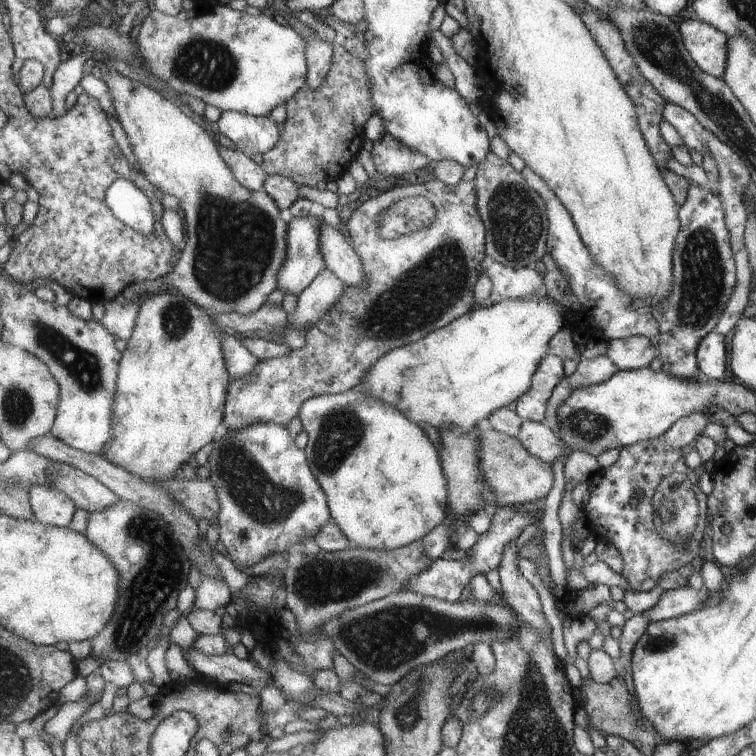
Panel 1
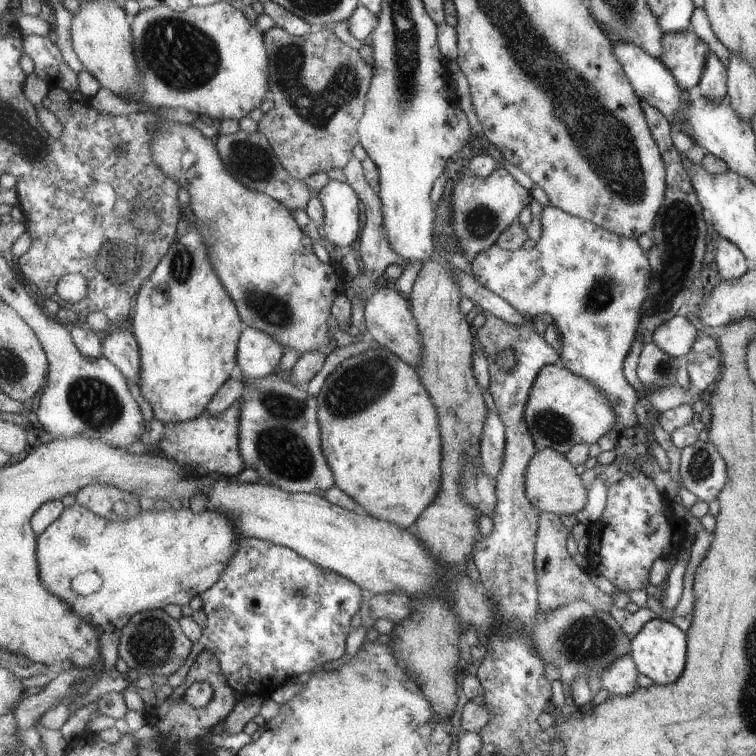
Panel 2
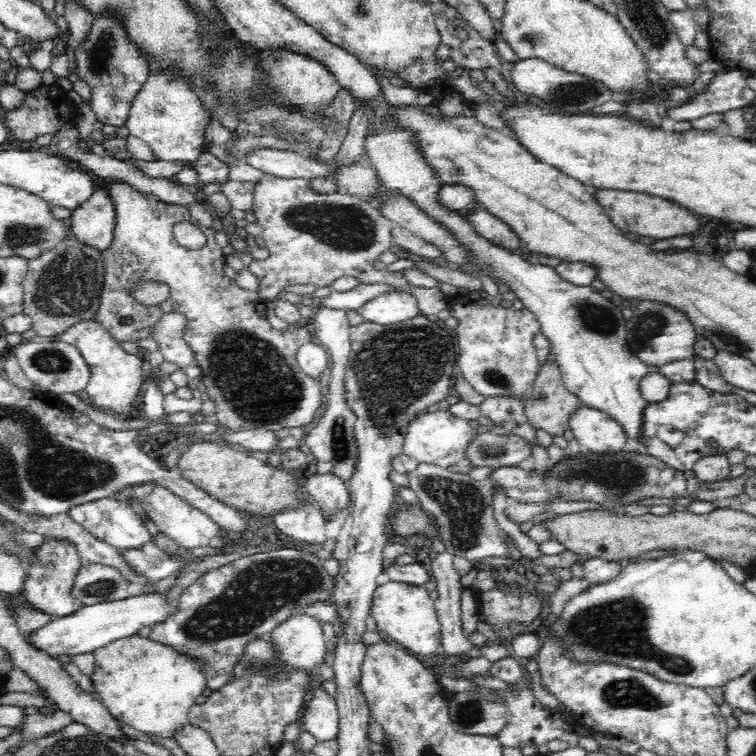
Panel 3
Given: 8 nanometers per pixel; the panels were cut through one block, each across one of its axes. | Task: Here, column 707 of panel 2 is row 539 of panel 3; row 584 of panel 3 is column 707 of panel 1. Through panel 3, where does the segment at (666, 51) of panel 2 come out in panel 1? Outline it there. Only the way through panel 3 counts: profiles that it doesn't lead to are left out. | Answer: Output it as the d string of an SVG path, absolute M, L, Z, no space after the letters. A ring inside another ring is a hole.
M691 18L680 22L680 31L695 62L706 73L723 79L727 70L730 36L715 25Z

